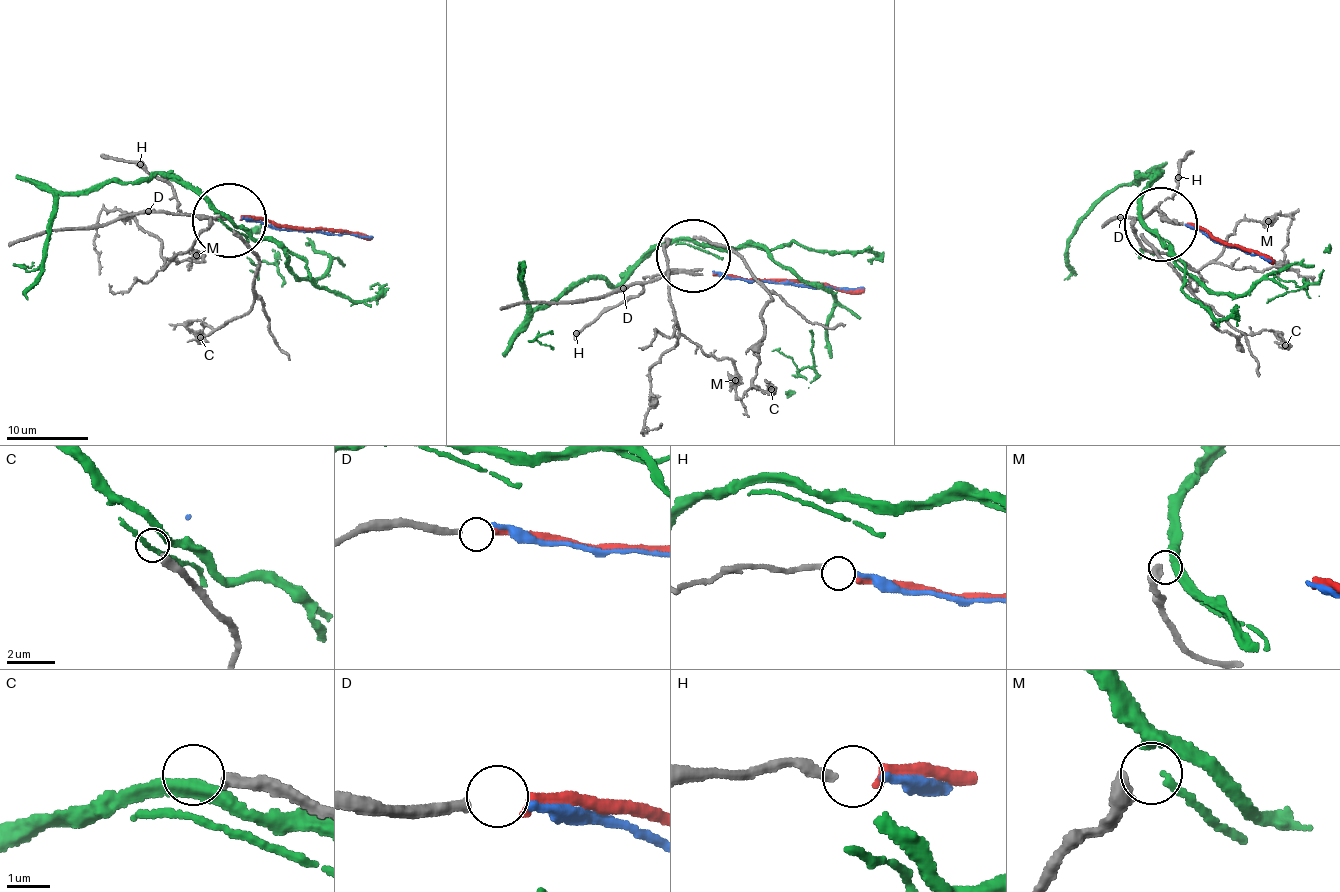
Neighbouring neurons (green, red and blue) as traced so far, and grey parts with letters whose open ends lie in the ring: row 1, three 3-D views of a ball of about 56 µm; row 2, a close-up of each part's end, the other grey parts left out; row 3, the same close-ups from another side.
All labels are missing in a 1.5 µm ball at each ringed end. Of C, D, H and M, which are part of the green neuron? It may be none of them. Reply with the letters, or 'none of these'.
M

